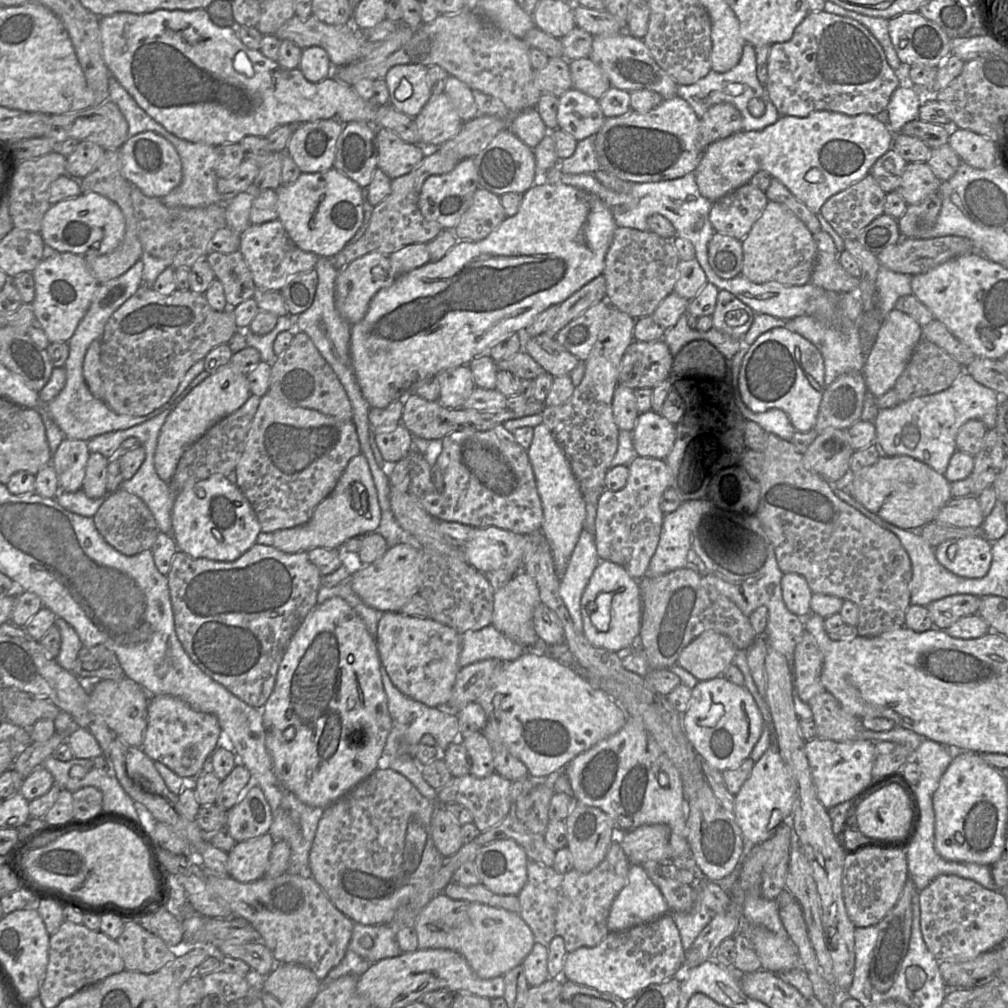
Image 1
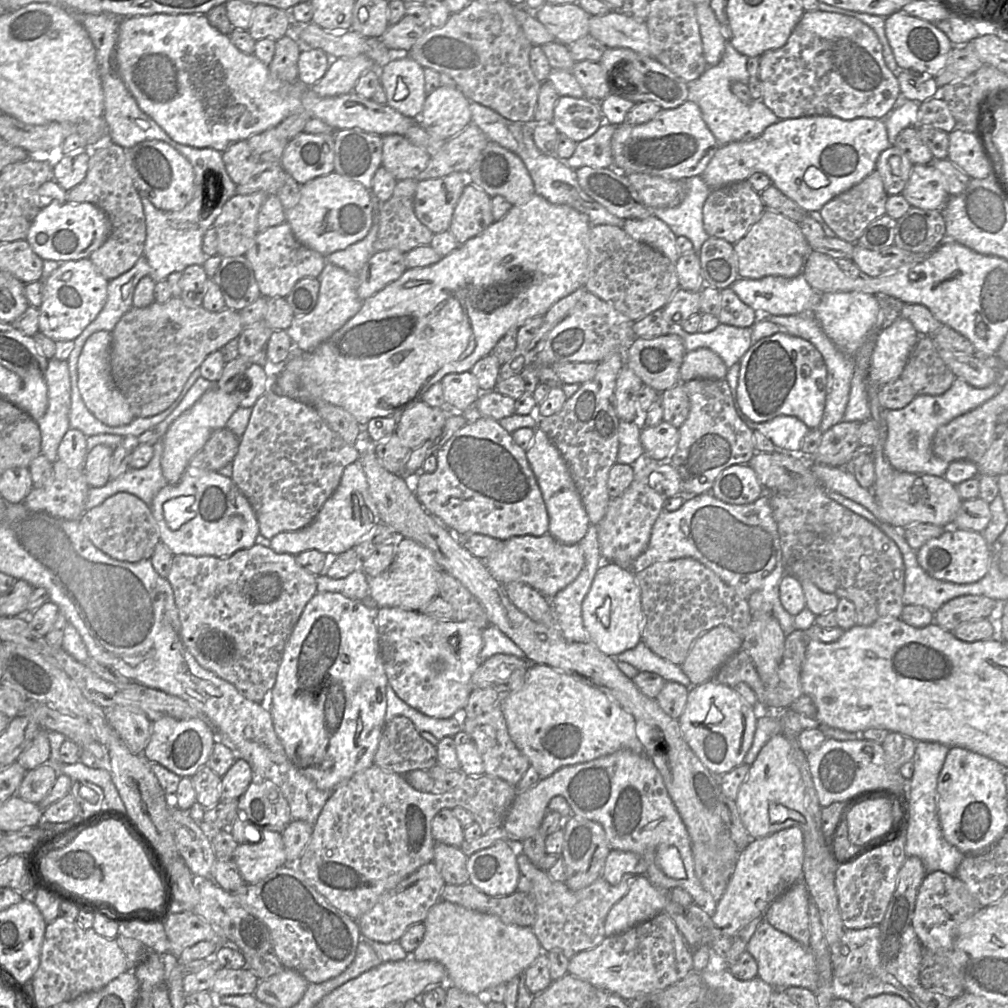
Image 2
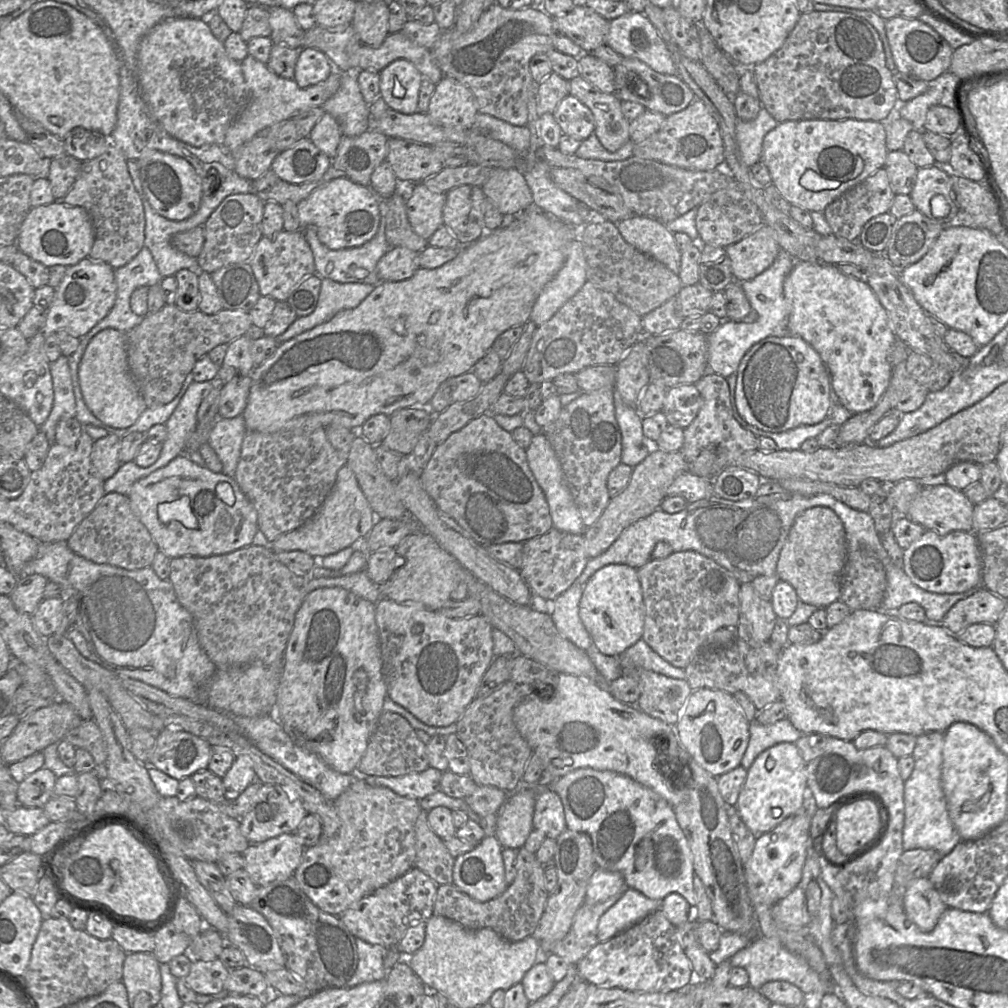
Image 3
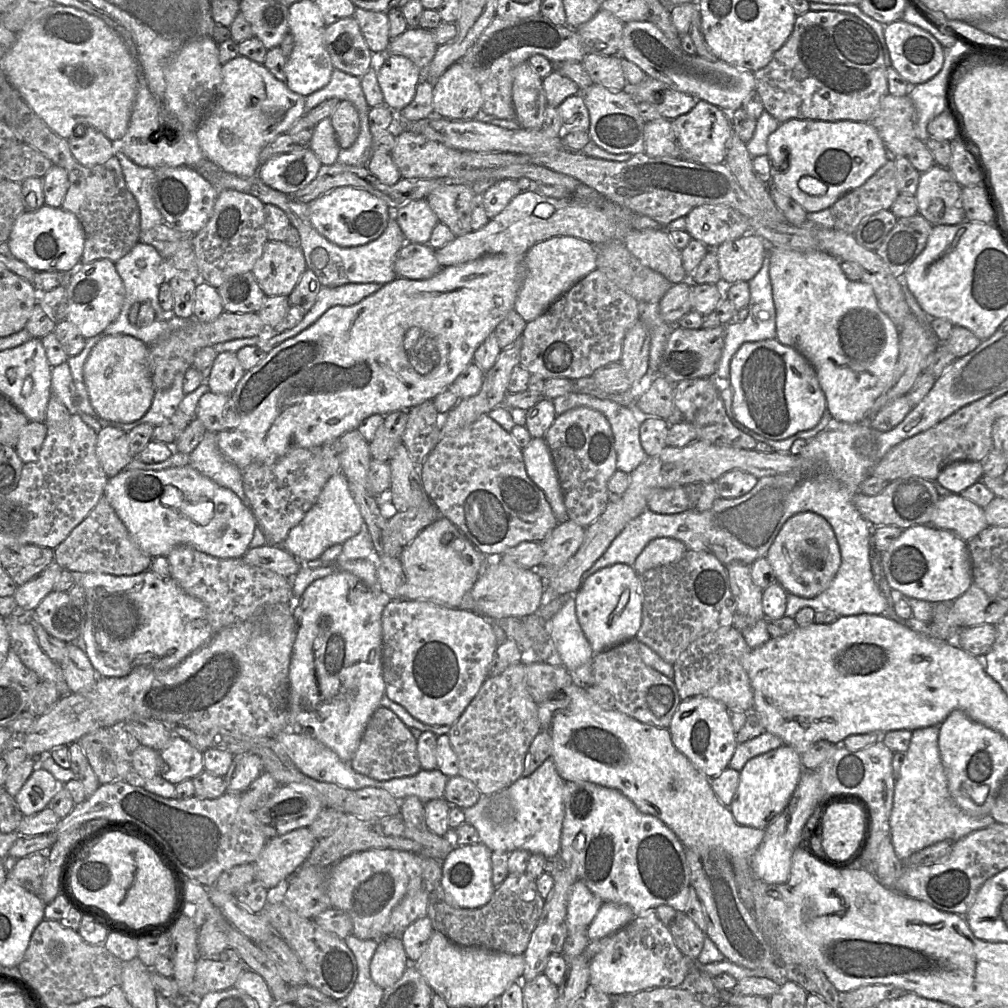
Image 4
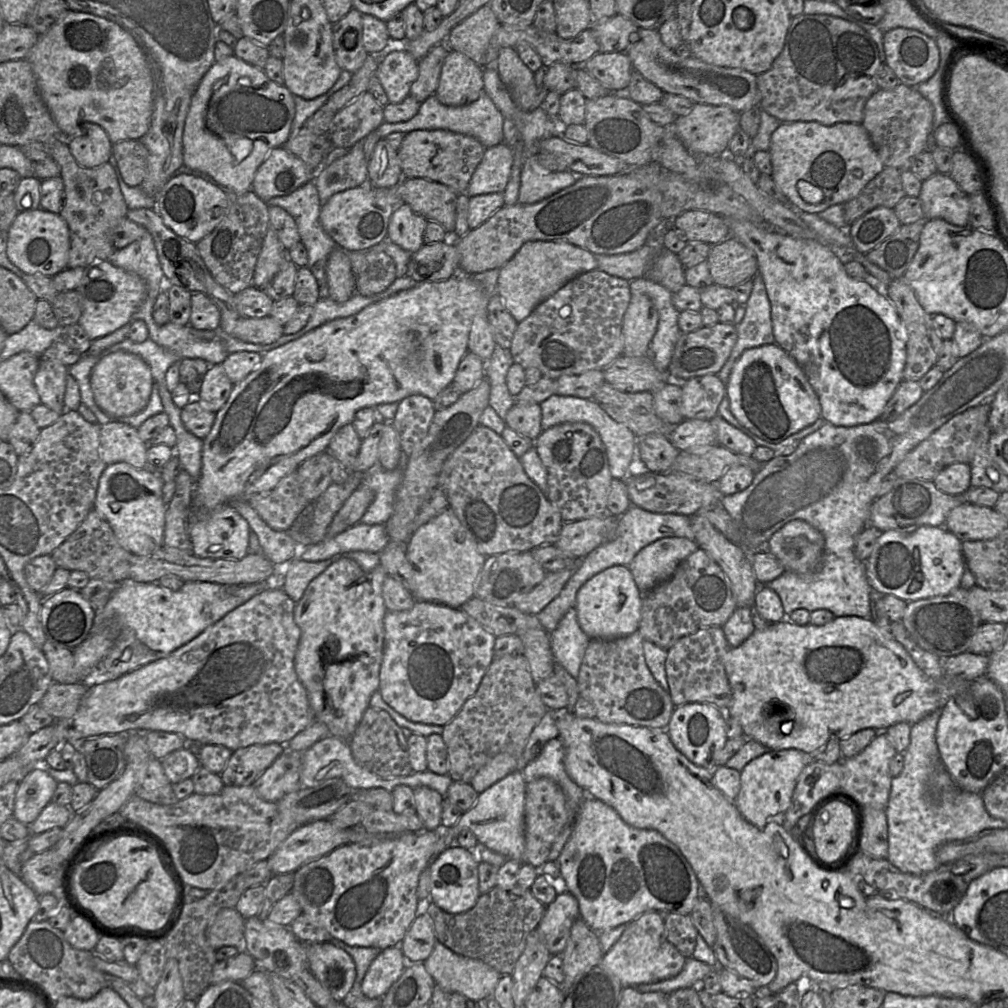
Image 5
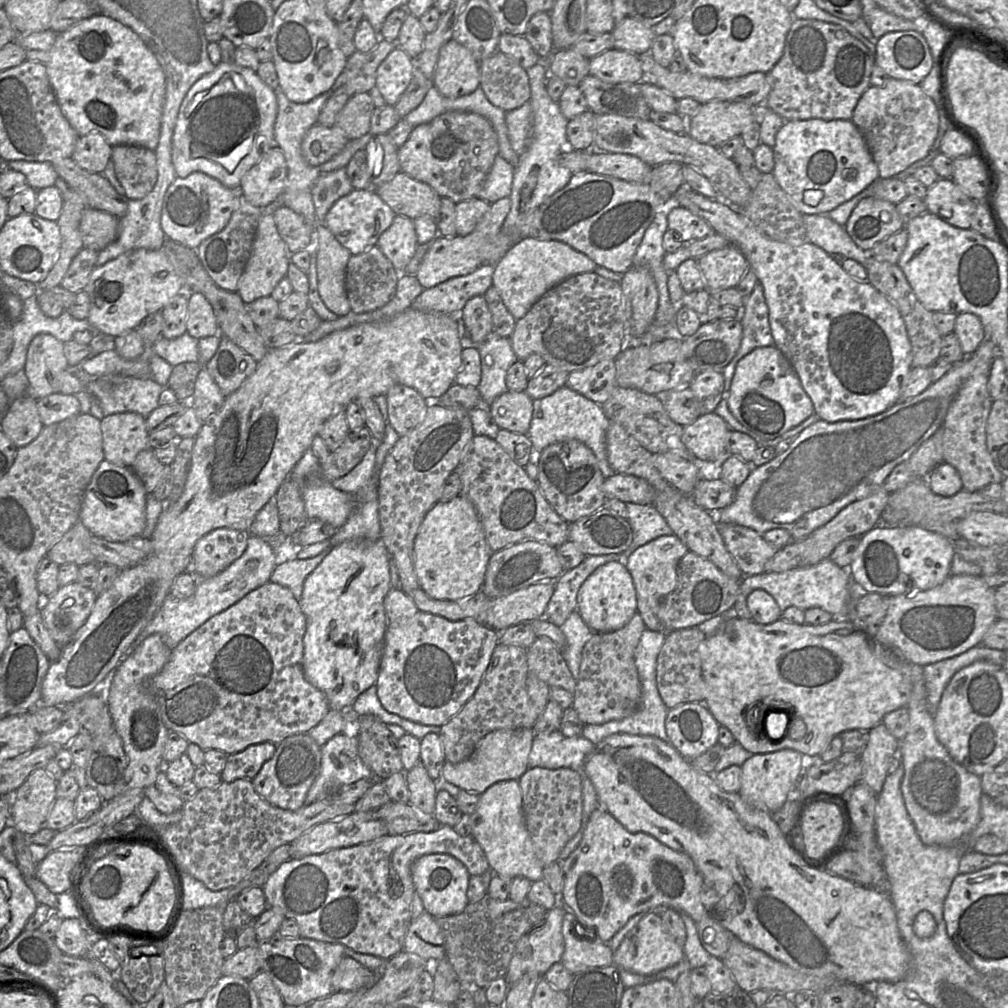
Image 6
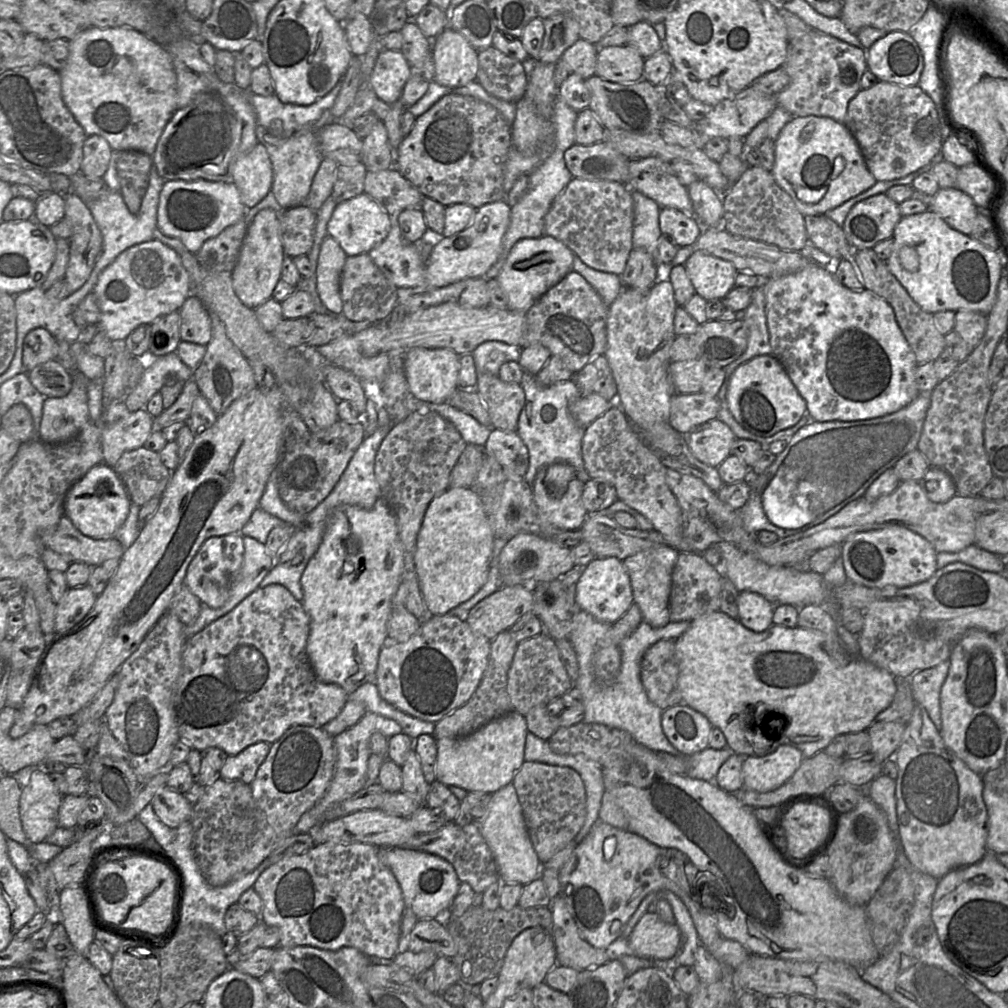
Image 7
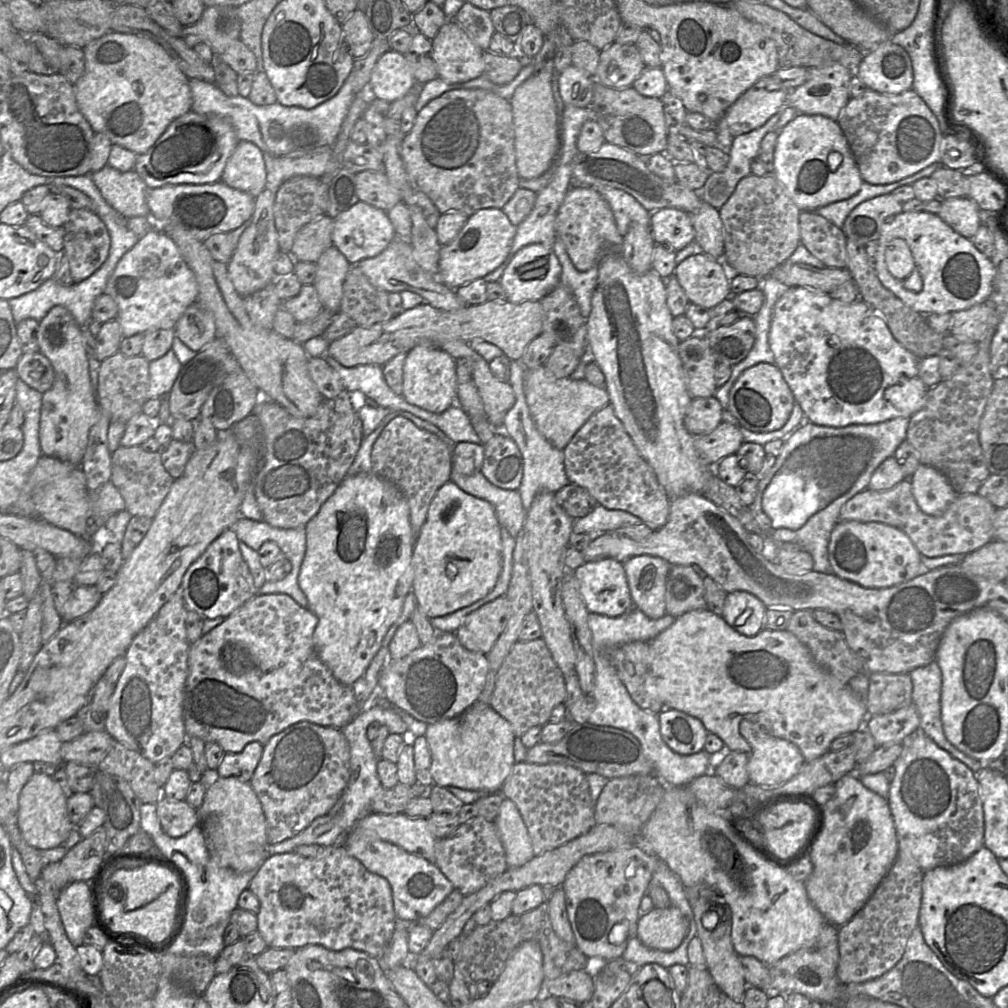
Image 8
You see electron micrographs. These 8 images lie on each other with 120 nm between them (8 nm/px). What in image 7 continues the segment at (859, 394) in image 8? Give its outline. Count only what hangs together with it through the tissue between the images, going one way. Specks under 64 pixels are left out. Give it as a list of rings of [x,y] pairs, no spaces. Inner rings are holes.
[[[811,261],[797,272],[763,280],[766,292],[767,327],[773,355],[785,368],[798,392],[806,401],[807,414],[810,415],[812,421],[856,421],[894,413],[910,404],[920,393],[915,380],[916,368],[918,366],[915,354],[896,321],[891,305],[870,290],[854,291],[843,286],[835,278],[831,269]]]

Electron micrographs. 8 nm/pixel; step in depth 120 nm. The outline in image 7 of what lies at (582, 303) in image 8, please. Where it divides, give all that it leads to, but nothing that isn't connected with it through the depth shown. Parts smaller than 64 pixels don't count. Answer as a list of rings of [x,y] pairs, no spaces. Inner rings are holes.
[[[575,254],[573,271],[580,274],[595,289],[607,306],[617,298],[622,290],[620,276],[594,270],[583,263]]]

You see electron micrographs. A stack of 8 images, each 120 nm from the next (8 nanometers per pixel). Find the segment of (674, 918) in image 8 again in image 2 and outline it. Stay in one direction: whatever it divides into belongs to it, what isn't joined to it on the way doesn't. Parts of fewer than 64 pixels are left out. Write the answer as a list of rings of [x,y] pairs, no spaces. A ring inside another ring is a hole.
[[[664,911],[626,931],[606,937],[593,949],[579,952],[569,960],[568,974],[596,988],[616,994],[626,1001],[663,990],[694,972],[691,949],[685,943],[675,923]]]

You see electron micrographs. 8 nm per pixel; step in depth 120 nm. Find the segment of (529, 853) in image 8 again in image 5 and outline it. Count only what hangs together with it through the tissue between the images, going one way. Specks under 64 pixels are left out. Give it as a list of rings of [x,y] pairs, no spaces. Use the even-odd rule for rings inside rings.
[[[522,772],[508,774],[478,795],[471,809],[461,815],[458,822],[447,829],[440,829],[440,839],[430,864],[447,848],[456,845],[456,838],[463,830],[474,833],[478,843],[503,855],[506,859],[523,862],[525,853],[525,788]]]

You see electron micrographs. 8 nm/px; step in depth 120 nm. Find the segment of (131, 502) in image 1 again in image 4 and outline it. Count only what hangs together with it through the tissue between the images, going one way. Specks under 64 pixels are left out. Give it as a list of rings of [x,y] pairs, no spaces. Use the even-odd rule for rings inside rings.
[[[104,494],[95,508],[54,550],[54,553],[55,561],[64,570],[117,576],[136,575],[150,570],[153,559],[138,547]]]

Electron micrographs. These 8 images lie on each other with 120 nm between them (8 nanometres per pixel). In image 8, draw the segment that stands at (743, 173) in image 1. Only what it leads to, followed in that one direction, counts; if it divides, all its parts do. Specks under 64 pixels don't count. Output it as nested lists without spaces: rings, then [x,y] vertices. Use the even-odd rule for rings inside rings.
[[[798,113],[778,132],[773,174],[800,211],[815,211],[856,194],[862,183],[848,141],[836,120],[824,115]]]

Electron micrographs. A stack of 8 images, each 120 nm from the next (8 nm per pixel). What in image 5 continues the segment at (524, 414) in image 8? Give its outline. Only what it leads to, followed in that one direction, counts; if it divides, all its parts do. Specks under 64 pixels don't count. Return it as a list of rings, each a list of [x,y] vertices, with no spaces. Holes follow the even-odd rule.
[[[554,394],[539,404],[542,411],[541,428],[543,431],[563,423],[587,423],[600,435],[607,452],[612,478],[624,480],[636,468],[638,456],[638,439],[624,424],[612,419],[593,399]]]

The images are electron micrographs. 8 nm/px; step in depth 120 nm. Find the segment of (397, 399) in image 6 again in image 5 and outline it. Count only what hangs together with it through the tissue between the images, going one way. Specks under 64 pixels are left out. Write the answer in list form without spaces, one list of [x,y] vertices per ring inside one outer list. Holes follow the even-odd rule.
[[[419,394],[407,396],[398,402],[392,424],[397,430],[404,454],[409,456],[426,436],[435,411],[433,400]]]

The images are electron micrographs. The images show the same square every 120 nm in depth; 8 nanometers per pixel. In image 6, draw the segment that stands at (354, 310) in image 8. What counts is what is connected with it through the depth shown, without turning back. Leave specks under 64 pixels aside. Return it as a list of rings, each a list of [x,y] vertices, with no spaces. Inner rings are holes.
[[[377,245],[361,254],[351,255],[345,276],[345,287],[351,311],[362,314],[385,306],[396,293],[400,274]]]

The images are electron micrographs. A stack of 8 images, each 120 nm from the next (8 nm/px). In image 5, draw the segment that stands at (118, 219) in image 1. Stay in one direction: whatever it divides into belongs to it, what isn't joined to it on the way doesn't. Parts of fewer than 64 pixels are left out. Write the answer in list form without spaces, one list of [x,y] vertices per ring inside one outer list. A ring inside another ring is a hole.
[[[44,209],[20,212],[7,234],[6,253],[9,260],[26,274],[53,277],[67,268],[70,250],[70,231],[60,214]]]

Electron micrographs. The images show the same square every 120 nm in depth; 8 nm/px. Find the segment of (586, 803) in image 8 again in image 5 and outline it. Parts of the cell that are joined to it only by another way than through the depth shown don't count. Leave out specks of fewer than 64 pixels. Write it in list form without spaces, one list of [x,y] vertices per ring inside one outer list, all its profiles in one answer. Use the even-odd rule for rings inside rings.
[[[541,777],[526,783],[525,788],[525,853],[523,862],[535,868],[548,861],[551,847],[568,821],[565,795],[561,787],[552,779]]]

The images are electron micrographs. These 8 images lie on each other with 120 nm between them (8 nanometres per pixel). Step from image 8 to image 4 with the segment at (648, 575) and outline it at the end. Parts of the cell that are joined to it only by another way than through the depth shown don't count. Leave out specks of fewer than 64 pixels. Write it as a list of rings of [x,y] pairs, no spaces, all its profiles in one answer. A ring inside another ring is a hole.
[[[656,538],[650,541],[636,558],[633,568],[644,573],[652,568],[678,561],[687,551],[687,547],[674,538]]]

